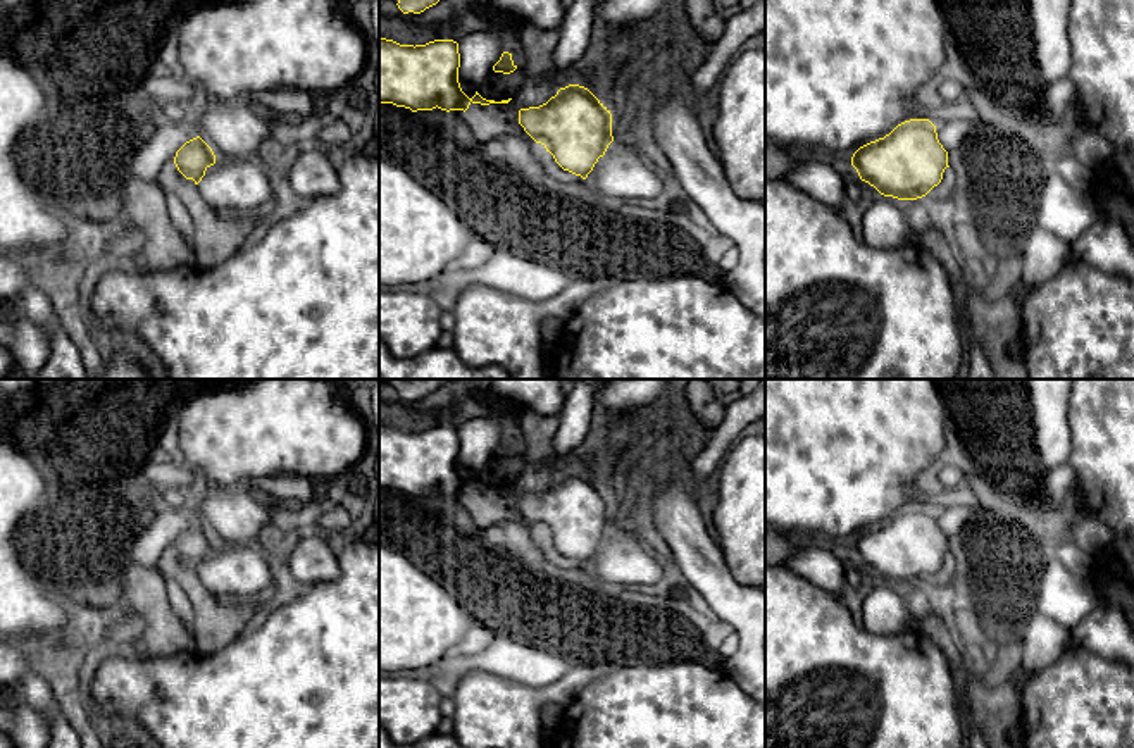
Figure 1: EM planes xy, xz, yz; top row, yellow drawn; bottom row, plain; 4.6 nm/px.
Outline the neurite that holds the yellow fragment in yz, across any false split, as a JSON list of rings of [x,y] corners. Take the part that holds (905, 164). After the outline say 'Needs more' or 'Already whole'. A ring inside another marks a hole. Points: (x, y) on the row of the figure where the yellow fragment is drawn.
[[[910,119],[889,134],[860,146],[851,165],[862,181],[898,200],[925,196],[943,179],[948,152],[929,119]]]. Already whole

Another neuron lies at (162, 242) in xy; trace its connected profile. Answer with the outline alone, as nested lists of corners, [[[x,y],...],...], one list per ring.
[[[129,179],[122,188],[128,224],[138,236],[129,262],[140,272],[160,272],[196,265],[188,228],[174,214],[171,196],[160,184]]]

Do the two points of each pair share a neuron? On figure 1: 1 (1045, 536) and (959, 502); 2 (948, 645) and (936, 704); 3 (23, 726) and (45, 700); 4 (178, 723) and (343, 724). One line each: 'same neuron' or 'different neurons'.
1: same neuron
2: different neurons
3: different neurons
4: same neuron

